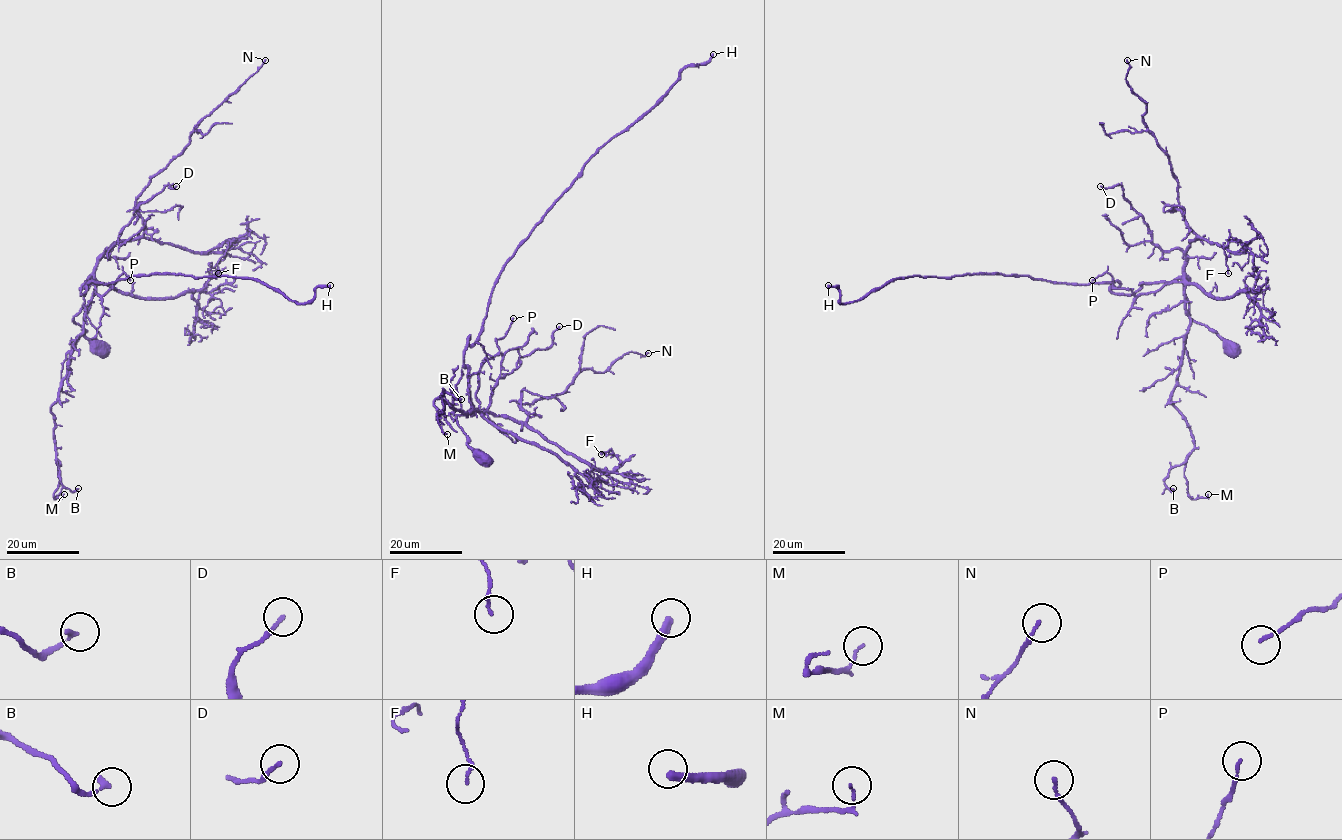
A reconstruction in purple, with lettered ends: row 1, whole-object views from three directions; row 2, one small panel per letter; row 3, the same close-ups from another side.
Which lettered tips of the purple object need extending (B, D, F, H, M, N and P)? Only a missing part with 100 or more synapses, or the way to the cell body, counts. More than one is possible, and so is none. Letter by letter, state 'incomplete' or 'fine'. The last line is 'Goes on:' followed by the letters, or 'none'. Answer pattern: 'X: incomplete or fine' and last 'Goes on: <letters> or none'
B: fine
D: fine
F: fine
H: incomplete
M: fine
N: fine
P: fine
Goes on: H

